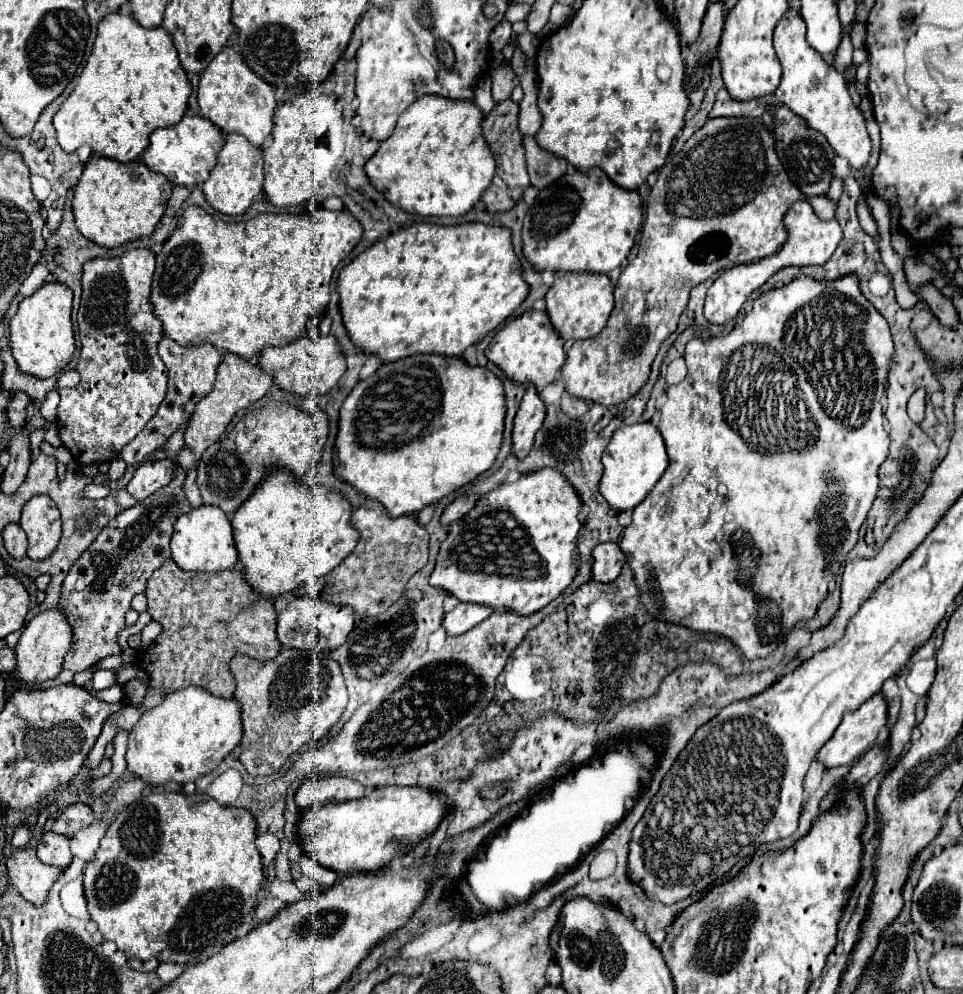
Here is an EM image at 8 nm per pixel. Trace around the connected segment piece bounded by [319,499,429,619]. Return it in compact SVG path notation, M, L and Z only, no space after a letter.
M367 499L351 517L353 527L361 531L361 539L351 555L339 567L319 579L319 599L337 605L351 605L363 619L375 617L403 593L409 577L427 563L429 533L415 519L415 515L389 517L385 507Z

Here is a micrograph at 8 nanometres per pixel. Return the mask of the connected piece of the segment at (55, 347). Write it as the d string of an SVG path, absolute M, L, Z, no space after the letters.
M45 283L33 295L19 303L15 317L9 323L11 329L11 353L23 373L35 377L53 377L61 373L75 353L75 333L71 323L73 291L63 283Z

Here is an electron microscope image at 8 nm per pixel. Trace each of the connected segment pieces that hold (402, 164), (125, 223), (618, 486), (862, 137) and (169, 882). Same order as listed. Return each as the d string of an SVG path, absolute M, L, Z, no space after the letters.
M437 95L417 99L407 109L407 115L399 119L397 131L391 135L391 139L385 139L379 151L367 161L365 173L371 183L377 185L377 189L381 189L391 203L395 203L395 207L407 213L419 213L423 217L463 215L481 199L495 173L495 155L483 137L483 119L485 115L475 101L455 101Z
M91 155L79 183L75 185L75 223L83 237L107 247L117 247L151 235L165 213L171 187L173 185L167 181L167 177L153 173L143 161L119 163L109 157Z
M647 421L647 423L637 423L637 425L625 425L617 429L603 453L603 477L599 483L601 495L607 499L607 503L617 511L631 511L635 509L647 493L655 487L655 483L663 477L667 471L667 453L663 445L663 437L659 429Z
M787 11L787 15L777 23L773 45L783 67L783 77L775 91L775 101L787 105L793 113L803 117L809 127L821 131L837 155L845 157L853 169L863 169L871 157L873 147L863 111L853 105L845 77L833 71L821 55L815 55L815 51L807 47L805 23L799 11Z
M153 791L151 795L141 797L139 801L127 805L123 811L117 813L115 821L109 825L109 829L105 831L105 835L101 839L99 851L87 863L83 881L85 881L89 915L97 923L97 927L103 933L105 941L113 941L121 951L127 953L129 959L147 961L147 959L155 957L159 961L173 961L173 963L189 965L189 955L199 957L201 953L205 953L207 949L213 947L213 941L217 939L217 935L221 935L221 933L225 933L229 929L235 929L251 913L255 913L257 893L261 891L263 881L265 881L265 871L263 871L261 855L259 855L257 847L255 847L255 837L257 837L255 817L251 815L251 811L247 811L243 807L221 807L215 799L211 799L205 793L185 795L185 793L157 793L157 791Z

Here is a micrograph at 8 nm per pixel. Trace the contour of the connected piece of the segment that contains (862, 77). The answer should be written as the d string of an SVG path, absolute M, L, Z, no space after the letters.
M869 59L857 67L857 75L855 75L855 81L857 81L857 89L859 89L859 91L863 91L863 93L865 93L865 85L867 85L869 69L871 69L871 65L869 65Z

